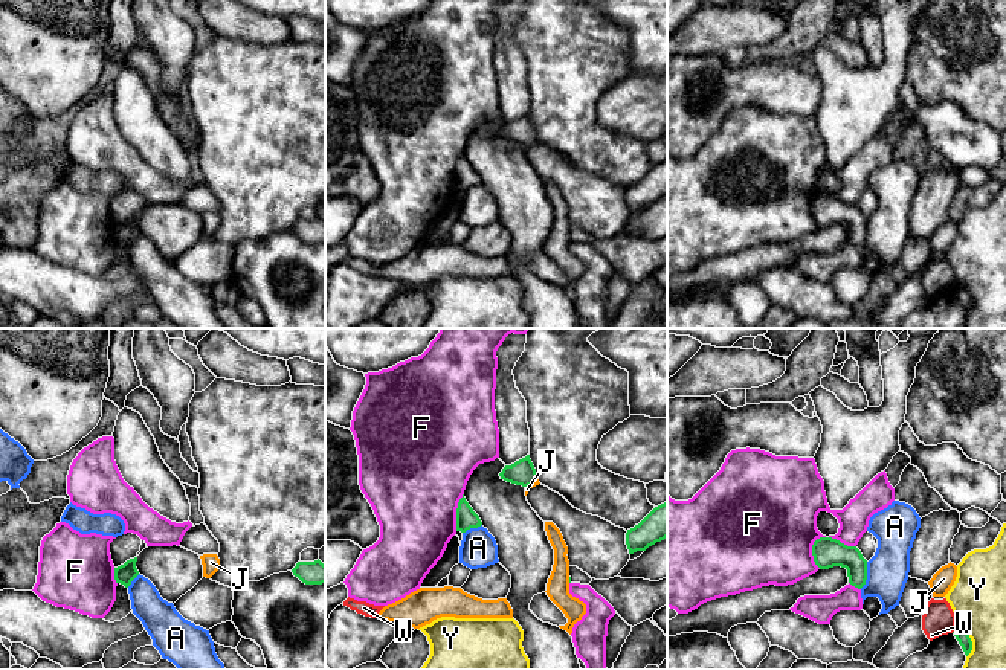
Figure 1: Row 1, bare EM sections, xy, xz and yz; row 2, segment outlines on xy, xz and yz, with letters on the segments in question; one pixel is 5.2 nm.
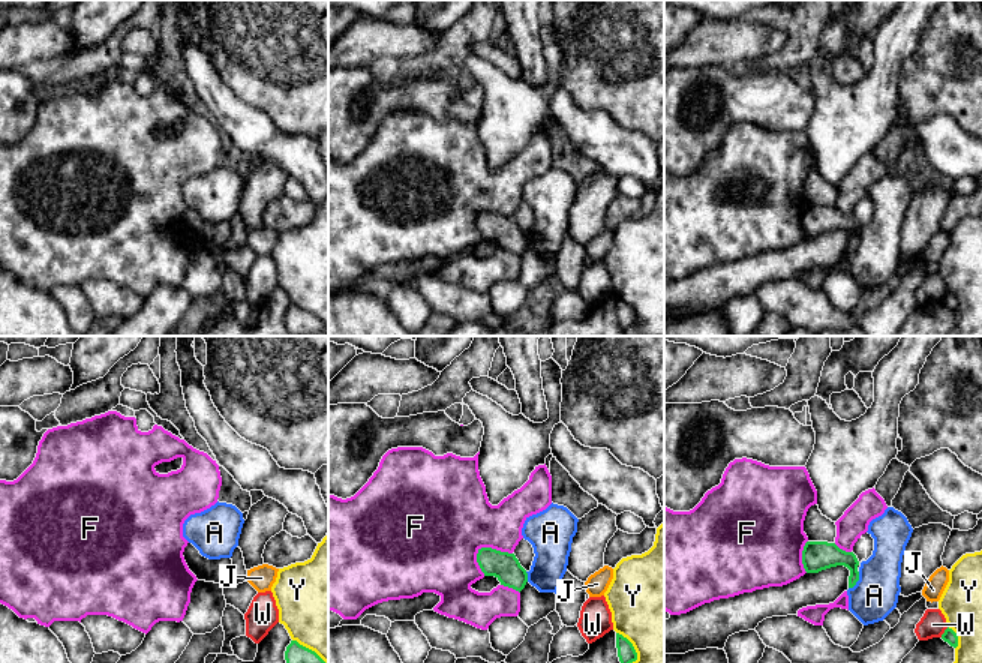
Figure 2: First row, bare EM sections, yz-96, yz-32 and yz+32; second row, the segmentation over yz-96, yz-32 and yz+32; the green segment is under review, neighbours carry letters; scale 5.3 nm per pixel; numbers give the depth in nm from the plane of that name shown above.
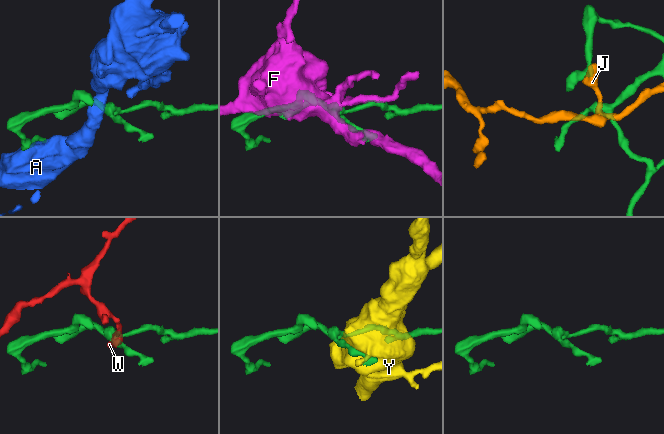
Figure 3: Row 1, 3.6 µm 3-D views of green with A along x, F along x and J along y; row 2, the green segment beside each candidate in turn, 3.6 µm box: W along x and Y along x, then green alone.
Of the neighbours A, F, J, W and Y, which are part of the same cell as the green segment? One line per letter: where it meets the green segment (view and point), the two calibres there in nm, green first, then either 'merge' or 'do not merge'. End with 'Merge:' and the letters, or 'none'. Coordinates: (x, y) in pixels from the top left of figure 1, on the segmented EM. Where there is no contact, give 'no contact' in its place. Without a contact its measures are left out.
A: yz (866, 576) | 160/220 nm | do not merge
F: yz (812, 550) | 160/480 nm | do not merge
J: xz (532, 484) | 140/30 nm | do not merge
W: yz (956, 629) | 70/170 nm | do not merge
Y: yz (970, 640) | 70/300 nm | do not merge
Merge: none

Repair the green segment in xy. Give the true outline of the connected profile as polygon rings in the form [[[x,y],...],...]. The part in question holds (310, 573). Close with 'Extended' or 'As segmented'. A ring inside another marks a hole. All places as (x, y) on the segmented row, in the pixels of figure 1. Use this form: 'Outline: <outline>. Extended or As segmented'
Outline: [[[319,559],[314,562],[298,562],[292,572],[305,585],[325,583],[325,565]]]. As segmented

